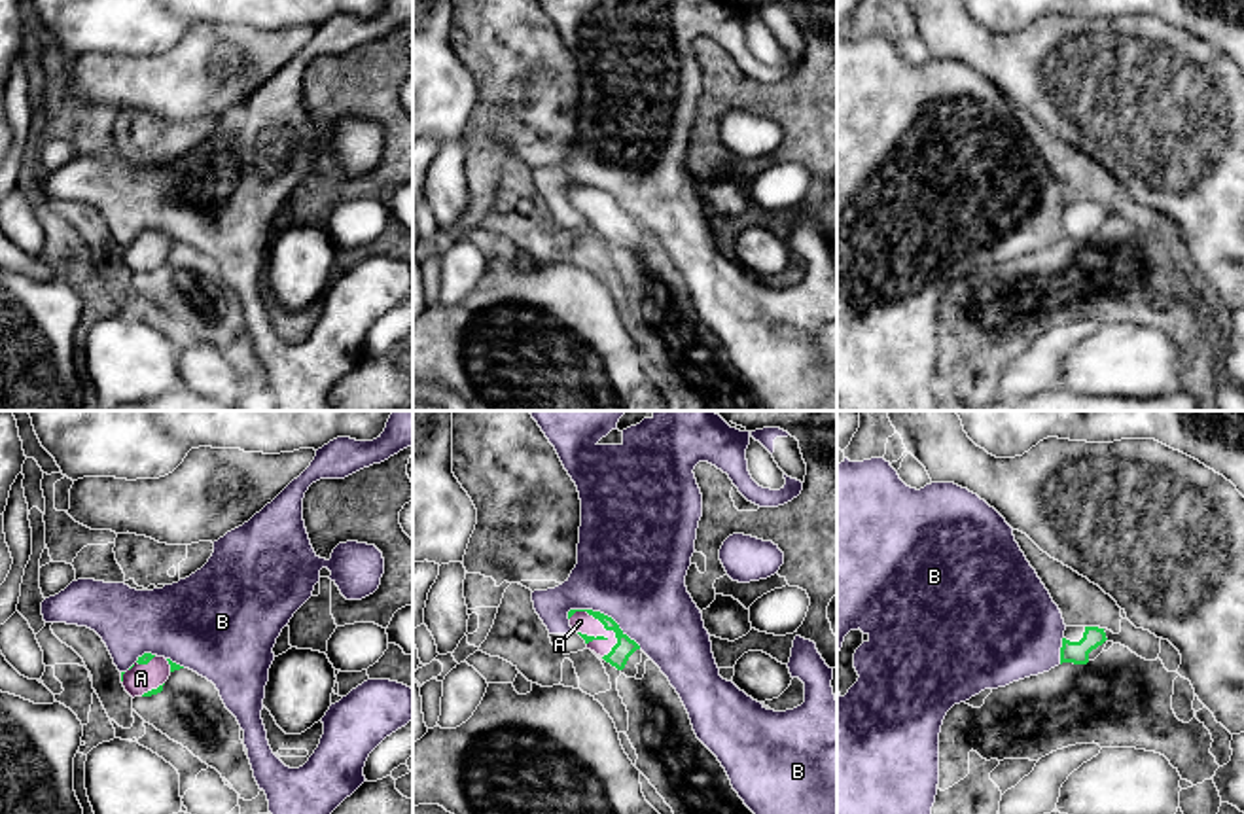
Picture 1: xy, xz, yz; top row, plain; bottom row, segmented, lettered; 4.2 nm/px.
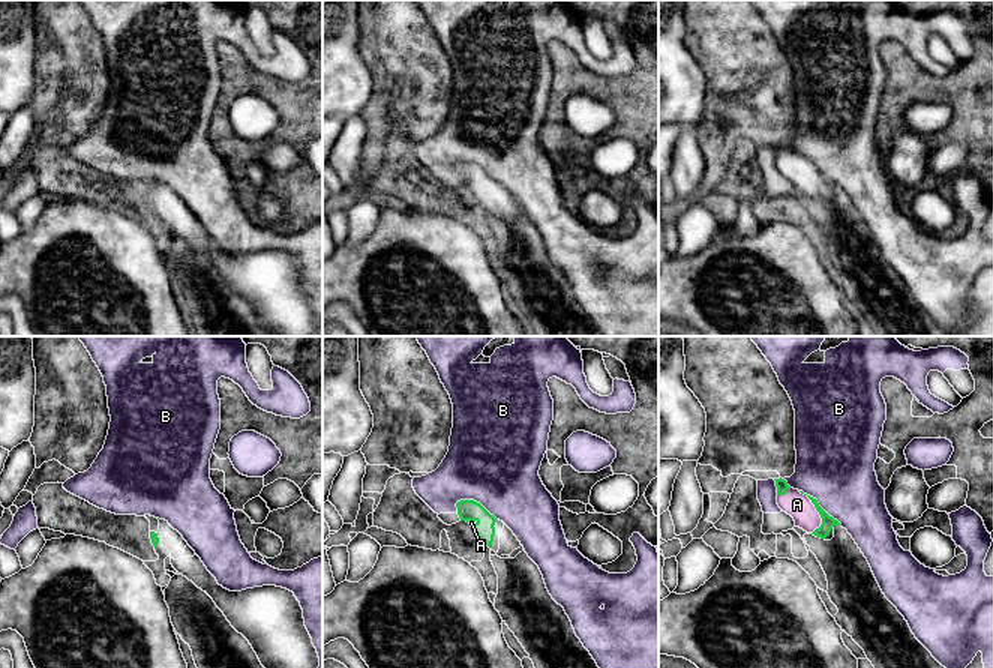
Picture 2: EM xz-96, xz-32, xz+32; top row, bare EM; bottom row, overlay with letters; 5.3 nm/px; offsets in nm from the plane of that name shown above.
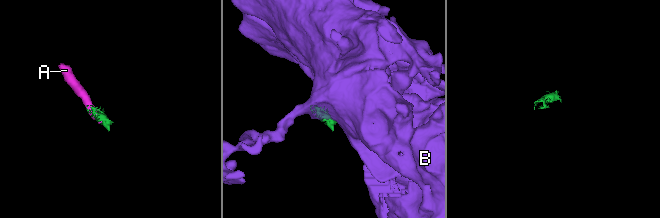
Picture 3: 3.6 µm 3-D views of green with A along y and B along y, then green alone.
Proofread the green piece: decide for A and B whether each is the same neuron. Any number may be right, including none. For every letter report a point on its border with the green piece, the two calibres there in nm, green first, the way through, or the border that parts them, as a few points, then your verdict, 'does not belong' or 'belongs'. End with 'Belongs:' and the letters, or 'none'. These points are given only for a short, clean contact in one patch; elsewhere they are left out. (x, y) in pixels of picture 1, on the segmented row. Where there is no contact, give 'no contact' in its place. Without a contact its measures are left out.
A: meets green in xz at (597, 618); 90 nm thick on the green side, 90 nm on the other; runs through xz (620, 654), (614, 633), (597, 618), (580, 621); belongs
B: meets green in xz at (603, 614); 90 nm thick on the green side, 460 nm on the other; does not belong
Belongs: A

